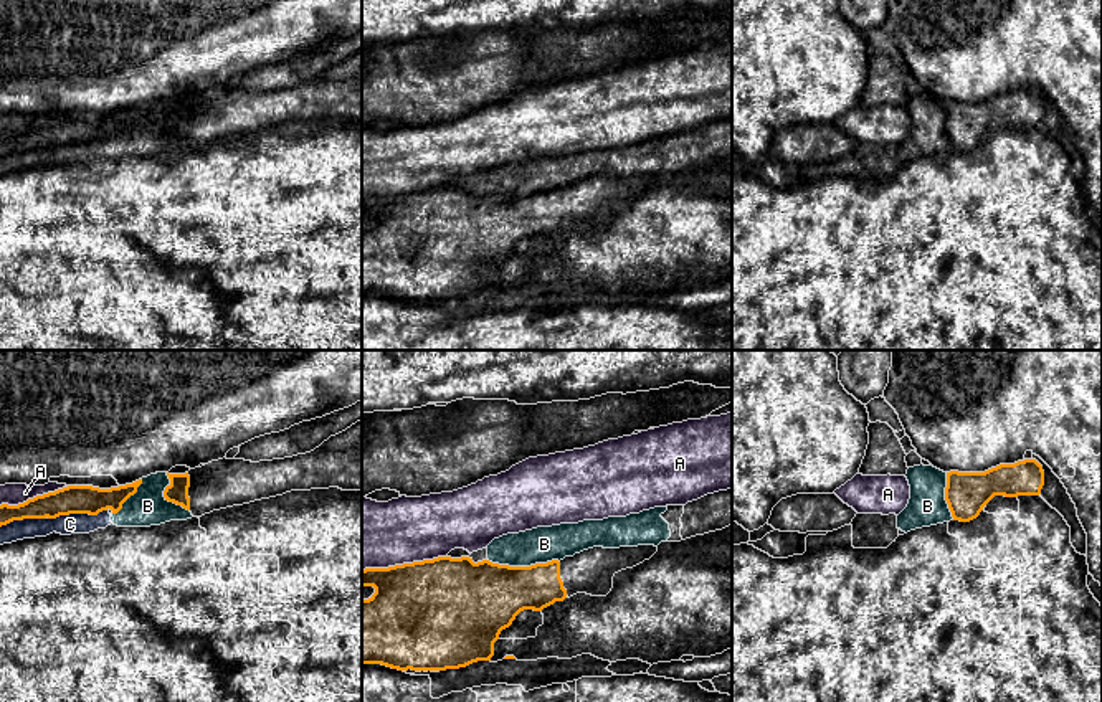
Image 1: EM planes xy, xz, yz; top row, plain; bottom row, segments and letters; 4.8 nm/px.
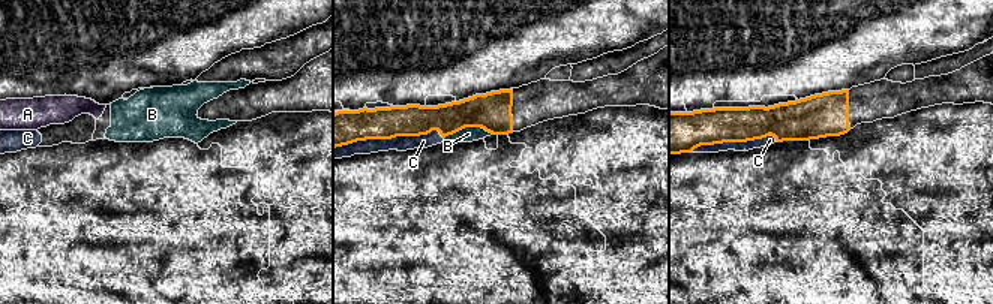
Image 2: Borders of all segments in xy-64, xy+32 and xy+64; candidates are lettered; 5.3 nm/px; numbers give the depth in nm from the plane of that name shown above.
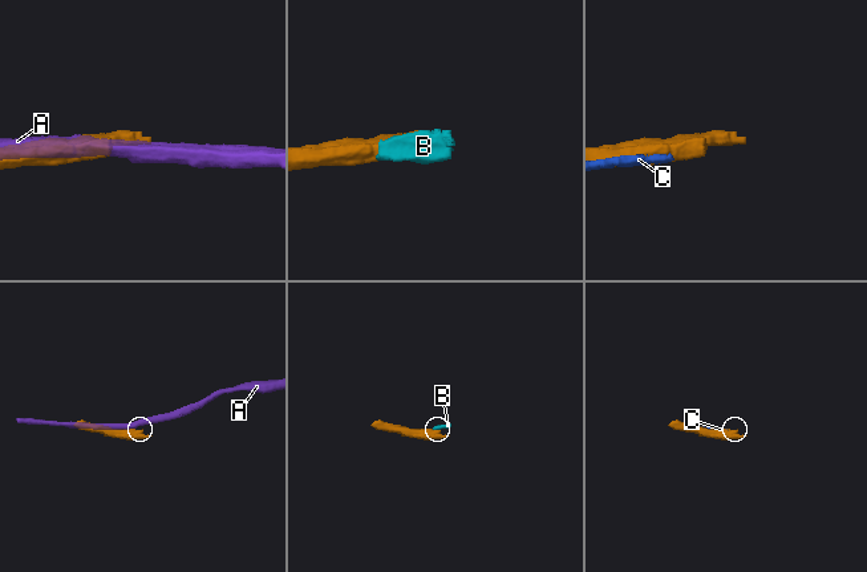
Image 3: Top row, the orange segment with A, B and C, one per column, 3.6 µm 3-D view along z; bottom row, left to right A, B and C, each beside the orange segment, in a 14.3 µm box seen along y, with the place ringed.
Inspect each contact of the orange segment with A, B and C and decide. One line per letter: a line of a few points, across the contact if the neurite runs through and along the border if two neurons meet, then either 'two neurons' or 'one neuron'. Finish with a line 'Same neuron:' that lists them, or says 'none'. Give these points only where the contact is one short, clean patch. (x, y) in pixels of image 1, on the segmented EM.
A: two neurons
B: xz (488, 559), (509, 565), (559, 562) | two neurons
C: two neurons
Same neuron: none

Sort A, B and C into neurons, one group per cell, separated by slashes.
A / B C

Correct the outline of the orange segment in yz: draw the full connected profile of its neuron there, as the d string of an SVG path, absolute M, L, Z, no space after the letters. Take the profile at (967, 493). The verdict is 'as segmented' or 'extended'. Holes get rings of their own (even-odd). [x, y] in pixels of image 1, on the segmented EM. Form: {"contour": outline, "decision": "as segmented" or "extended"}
{"contour": "M1024 459L985 472L947 472L945 500L953 520L970 522L995 496L1039 496L1043 486L1043 466L1036 459Z", "decision": "as segmented"}

